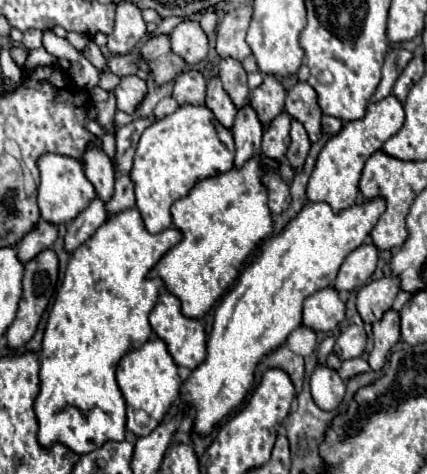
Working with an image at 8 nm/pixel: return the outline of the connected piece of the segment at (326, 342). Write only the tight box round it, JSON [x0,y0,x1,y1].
[318,336,336,366]

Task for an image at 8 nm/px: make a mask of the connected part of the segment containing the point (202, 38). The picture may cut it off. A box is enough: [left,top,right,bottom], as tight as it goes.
[170,18,208,64]

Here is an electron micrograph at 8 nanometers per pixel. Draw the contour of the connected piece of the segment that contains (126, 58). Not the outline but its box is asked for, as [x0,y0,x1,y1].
[106,54,138,76]

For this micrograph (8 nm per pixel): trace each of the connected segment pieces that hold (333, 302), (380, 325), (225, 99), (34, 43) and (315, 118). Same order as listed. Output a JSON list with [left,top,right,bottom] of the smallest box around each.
[[302,286,346,332],[368,310,400,372],[206,76,236,128],[22,30,42,50],[286,82,322,142]]

